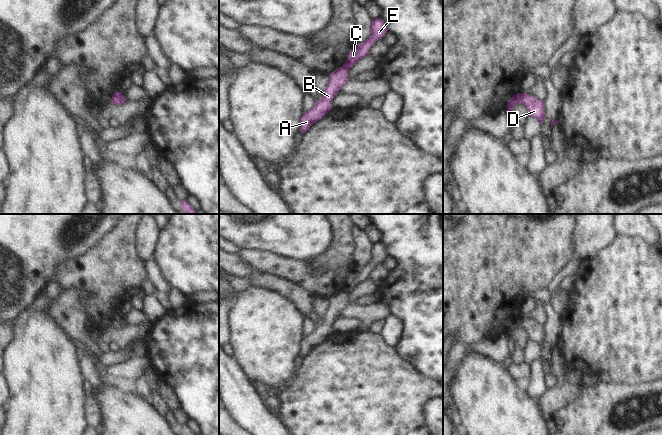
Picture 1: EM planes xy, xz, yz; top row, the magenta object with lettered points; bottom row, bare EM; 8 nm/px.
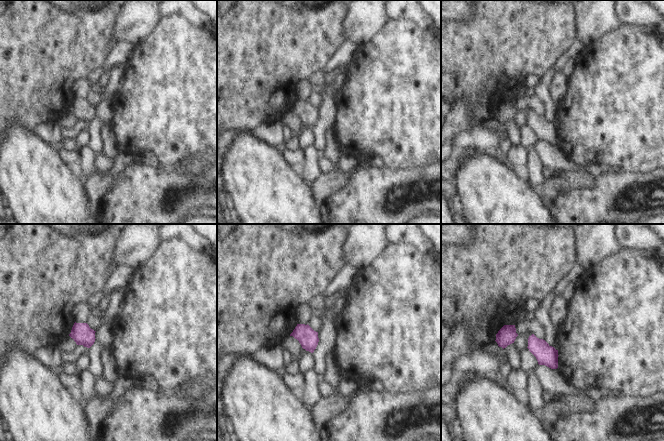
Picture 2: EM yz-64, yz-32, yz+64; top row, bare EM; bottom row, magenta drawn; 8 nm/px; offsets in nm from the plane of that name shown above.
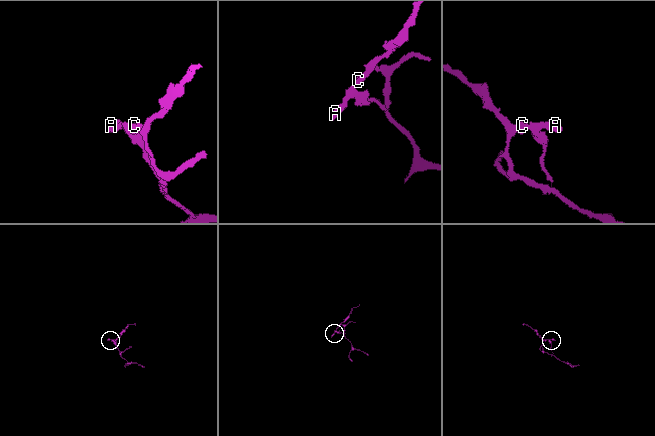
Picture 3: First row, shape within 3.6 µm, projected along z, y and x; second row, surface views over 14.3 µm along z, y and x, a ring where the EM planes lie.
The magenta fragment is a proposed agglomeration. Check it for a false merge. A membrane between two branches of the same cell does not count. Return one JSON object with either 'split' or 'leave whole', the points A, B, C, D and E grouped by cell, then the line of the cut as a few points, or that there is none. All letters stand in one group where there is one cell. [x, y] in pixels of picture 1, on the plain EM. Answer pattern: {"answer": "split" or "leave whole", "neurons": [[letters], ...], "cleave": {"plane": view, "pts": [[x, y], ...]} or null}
{"answer": "split", "neurons": [["A", "B", "D"], ["C", "E"]], "cleave": {"plane": "yz", "pts": [[521, 317], [522, 326]]}}

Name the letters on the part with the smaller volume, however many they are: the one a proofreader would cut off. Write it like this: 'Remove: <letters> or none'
Remove: A, B, D

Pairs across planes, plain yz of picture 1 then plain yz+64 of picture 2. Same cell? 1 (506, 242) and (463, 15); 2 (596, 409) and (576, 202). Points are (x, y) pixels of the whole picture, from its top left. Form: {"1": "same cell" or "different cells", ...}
{"1": "different cells", "2": "same cell"}

